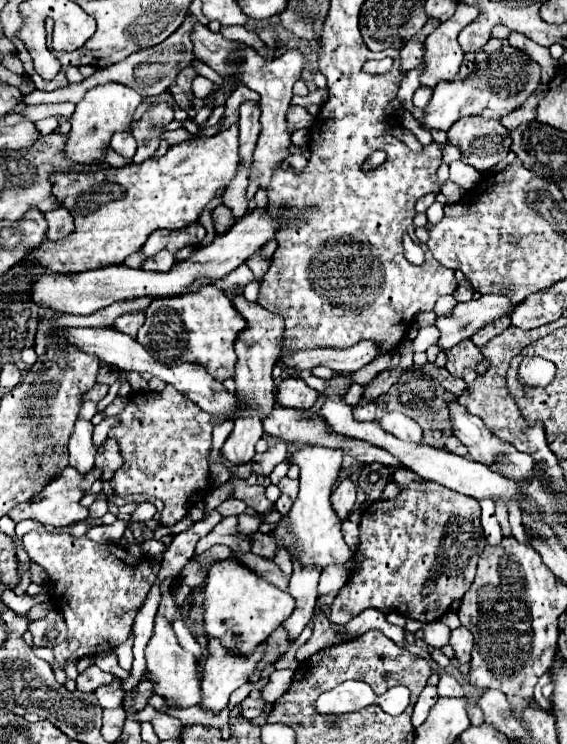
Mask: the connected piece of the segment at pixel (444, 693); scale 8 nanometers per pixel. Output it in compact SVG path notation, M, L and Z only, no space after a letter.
M441 675L437 689L439 689L439 697L465 697L463 687L451 675Z

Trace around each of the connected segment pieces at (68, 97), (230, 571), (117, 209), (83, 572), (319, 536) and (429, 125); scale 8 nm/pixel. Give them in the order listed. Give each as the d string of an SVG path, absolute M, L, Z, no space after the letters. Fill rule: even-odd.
M193 17L185 19L185 23L181 25L181 29L177 29L177 33L173 33L173 37L169 37L169 41L163 41L161 45L155 45L153 49L143 49L141 53L133 53L129 55L127 59L123 59L121 63L117 65L111 65L111 67L105 67L105 69L97 69L93 77L81 81L81 83L71 83L63 89L57 89L57 91L51 91L51 93L43 93L43 91L33 91L29 95L23 95L21 103L25 105L35 105L35 103L63 103L63 101L71 101L71 103L79 103L81 97L85 95L87 89L99 85L99 83L121 83L121 85L127 85L131 89L135 89L137 93L141 93L143 97L151 95L159 95L163 91L169 89L169 85L175 81L177 73L195 61L195 55L193 55L193 43L191 43L191 31L193 31Z
M235 555L215 561L207 575L207 599L205 599L205 631L209 637L219 637L225 649L237 653L251 653L261 645L291 613L295 601L289 593L283 593L273 583L261 579L249 567L245 567Z
M233 125L233 127L229 127L229 129L223 129L223 131L221 131L219 135L215 135L215 137L195 137L195 139L191 139L191 141L177 143L177 145L173 145L163 157L159 157L159 159L147 159L147 161L143 161L141 165L131 163L131 165L125 165L125 167L121 167L121 169L113 169L113 167L111 167L111 169L99 169L99 171L93 171L93 173L73 173L73 171L69 171L69 173L51 173L51 175L49 175L49 181L53 183L51 195L57 197L57 201L71 211L71 215L73 215L73 219L75 219L75 231L73 231L69 237L63 237L63 239L59 239L59 241L43 241L41 247L33 249L33 251L27 255L27 261L35 261L37 265L41 265L41 267L45 267L45 269L49 269L49 271L53 271L53 273L77 273L77 271L97 269L97 267L121 265L121 263L125 261L125 257L129 257L131 253L135 253L135 251L139 251L139 249L143 247L143 243L147 241L147 237L149 237L155 229L183 229L185 225L195 223L195 221L199 219L201 211L205 209L205 205L217 195L217 191L223 189L223 187L227 187L229 181L235 177L237 165L239 165L239 129L237 129L237 125Z
M47 529L23 535L23 547L29 559L47 571L53 599L69 627L67 641L53 647L57 667L63 667L65 659L79 661L87 655L113 651L129 637L133 619L155 583L159 571L157 563L147 557L133 557L115 543L95 543L85 535L71 537L69 533ZM69 641L79 641L79 647L69 651Z
M303 445L291 459L291 463L295 463L301 469L299 475L301 487L289 517L281 519L281 525L273 531L273 535L281 537L285 541L287 551L293 551L303 565L321 565L321 567L333 563L343 565L353 555L349 545L343 541L341 523L329 503L333 483L341 469L341 459L343 453L339 449L325 449L325 447L311 447L311 445L309 447Z
M503 45L501 51L491 53L489 61L477 65L477 73L469 77L469 81L451 81L441 83L433 89L433 97L423 109L423 117L419 125L427 131L449 131L449 127L461 117L481 115L487 119L501 119L515 111L523 101L537 89L541 67L531 61L525 53L511 45Z

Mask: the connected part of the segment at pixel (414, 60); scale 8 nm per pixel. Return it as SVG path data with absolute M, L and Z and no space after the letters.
M429 21L429 23L419 31L419 35L415 35L413 39L409 39L409 41L405 43L405 47L401 49L401 71L403 71L403 73L419 67L421 57L423 57L423 43L425 43L427 35L435 31L435 27L437 27L435 21Z

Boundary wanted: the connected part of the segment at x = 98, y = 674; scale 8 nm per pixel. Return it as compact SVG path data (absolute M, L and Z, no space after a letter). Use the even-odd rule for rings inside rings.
M89 665L83 673L77 677L77 689L79 691L95 691L101 685L107 685L113 681L113 675L107 675L97 665Z

